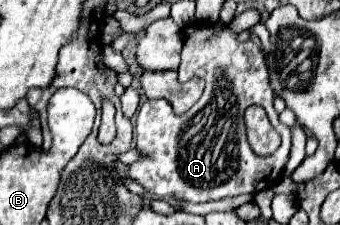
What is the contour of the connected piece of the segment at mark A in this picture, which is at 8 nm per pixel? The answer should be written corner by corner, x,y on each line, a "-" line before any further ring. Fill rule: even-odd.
192,23
184,29
186,43
182,49
182,63
178,69
178,81
186,83
190,79
204,79
206,89
200,101
186,111
184,115
174,115
170,101
166,99
148,99
136,117
136,147
146,157
138,163
130,165
130,179
136,179
150,195
158,199
170,199
170,197
182,197
192,203
204,203
204,201
216,201
224,197
236,197
244,193
260,193
264,189
270,189
276,179
280,179
284,165
290,155
290,129
278,121
278,113
272,107
274,91
270,89
268,81
268,69
264,55
260,47
252,41
238,43
236,37
230,33
228,27
224,27
220,33
212,33
212,27
204,27
198,23
-
250,105
260,105
266,109
274,129
282,137
282,145
268,157
256,157
256,153
250,149
246,141
246,129
244,129
244,111

